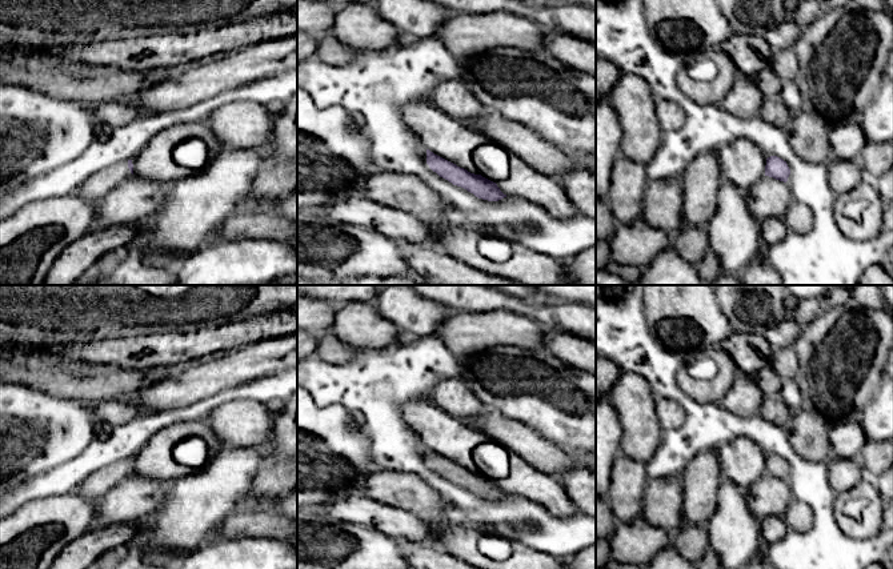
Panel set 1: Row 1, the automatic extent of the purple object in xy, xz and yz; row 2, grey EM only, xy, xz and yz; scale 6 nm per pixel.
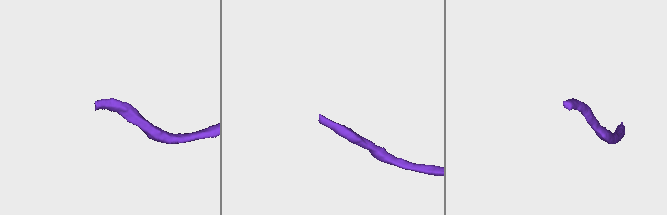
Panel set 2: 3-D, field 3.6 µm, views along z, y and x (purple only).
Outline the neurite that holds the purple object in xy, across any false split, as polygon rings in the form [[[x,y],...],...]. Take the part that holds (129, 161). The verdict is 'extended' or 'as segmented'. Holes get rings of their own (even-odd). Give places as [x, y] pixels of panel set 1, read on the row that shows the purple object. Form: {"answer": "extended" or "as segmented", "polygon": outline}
{"answer": "extended", "polygon": [[[132,160],[121,161],[91,176],[80,188],[76,196],[88,201],[99,203],[115,187],[133,175]]]}

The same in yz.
{"answer": "as segmented", "polygon": [[[770,156],[766,159],[765,176],[786,183],[789,175],[790,169],[786,161],[777,156]]]}

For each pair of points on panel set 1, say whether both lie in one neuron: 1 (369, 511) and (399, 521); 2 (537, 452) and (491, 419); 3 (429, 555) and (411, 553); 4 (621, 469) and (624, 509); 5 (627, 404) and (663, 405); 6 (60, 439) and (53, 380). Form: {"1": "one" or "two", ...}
{"1": "one", "2": "one", "3": "one", "4": "one", "5": "two", "6": "two"}

